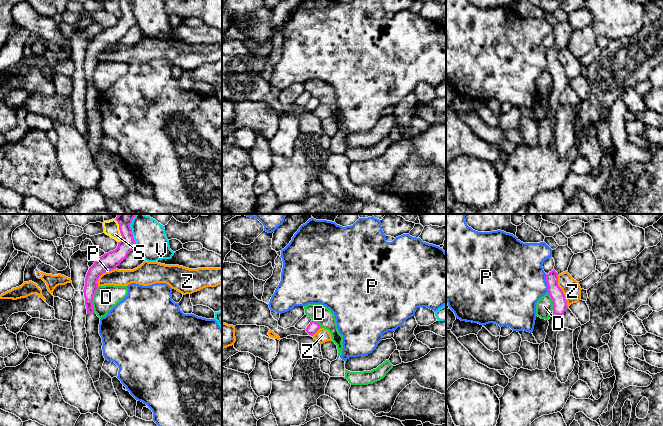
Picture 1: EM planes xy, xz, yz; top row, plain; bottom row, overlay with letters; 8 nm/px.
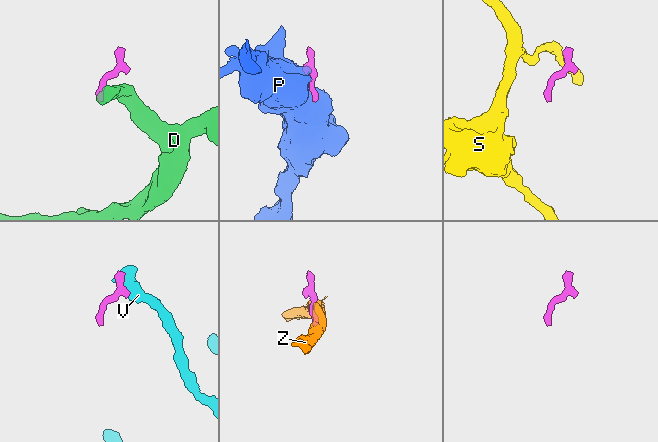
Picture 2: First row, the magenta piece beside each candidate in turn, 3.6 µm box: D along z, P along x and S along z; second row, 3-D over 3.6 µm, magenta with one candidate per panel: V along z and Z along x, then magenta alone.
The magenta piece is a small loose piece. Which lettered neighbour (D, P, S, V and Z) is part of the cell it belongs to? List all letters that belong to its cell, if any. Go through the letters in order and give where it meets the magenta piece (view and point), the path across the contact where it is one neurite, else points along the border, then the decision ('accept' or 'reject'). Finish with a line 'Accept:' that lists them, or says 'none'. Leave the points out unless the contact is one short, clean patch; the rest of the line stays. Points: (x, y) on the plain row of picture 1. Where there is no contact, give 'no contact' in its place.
D: xy (92, 76) | along xy (98, 63), (92, 77), (93, 88) | reject
P: yz (547, 59) | reject
S: xy (120, 8) | along xy (118, 0), (121, 12), (119, 18) | reject
V: xy (132, 12) | along xy (129, 0), (137, 23) | reject
Z: yz (562, 67) | reject
Accept: none

